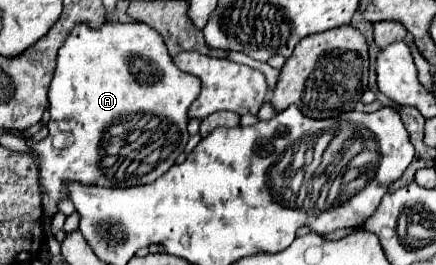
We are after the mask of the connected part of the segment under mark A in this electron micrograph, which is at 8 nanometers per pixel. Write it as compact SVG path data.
M105 21L99 29L89 27L87 23L79 23L75 25L75 29L69 33L67 41L61 45L59 49L59 57L57 57L57 71L53 77L53 83L49 87L49 113L51 113L51 121L47 123L49 129L49 137L43 139L41 143L35 143L33 149L39 153L39 185L43 189L43 211L53 217L59 209L59 201L67 199L67 183L71 181L79 181L83 185L101 185L101 187L135 187L135 185L145 185L145 183L153 183L159 175L163 175L177 159L179 153L183 153L189 133L187 133L187 109L191 107L191 103L195 101L195 97L199 97L199 87L201 81L189 73L179 71L173 65L171 55L167 53L167 47L163 43L163 37L151 29L145 23L137 23L137 21L129 21L129 23L111 23Z

